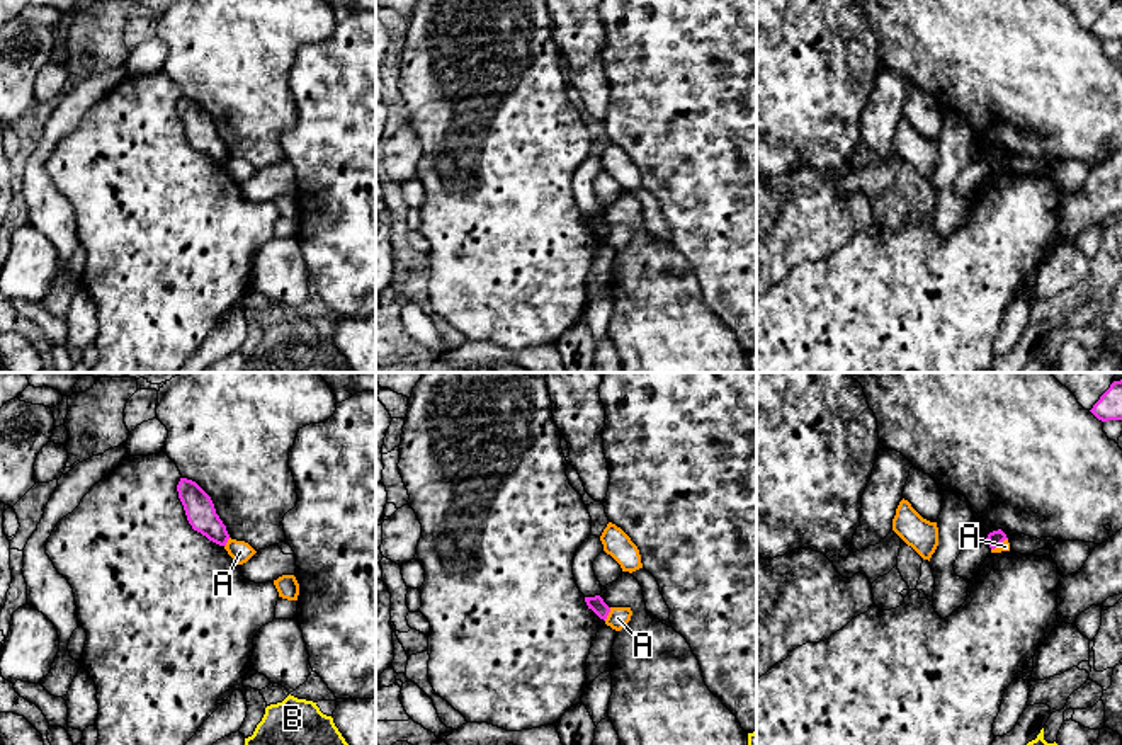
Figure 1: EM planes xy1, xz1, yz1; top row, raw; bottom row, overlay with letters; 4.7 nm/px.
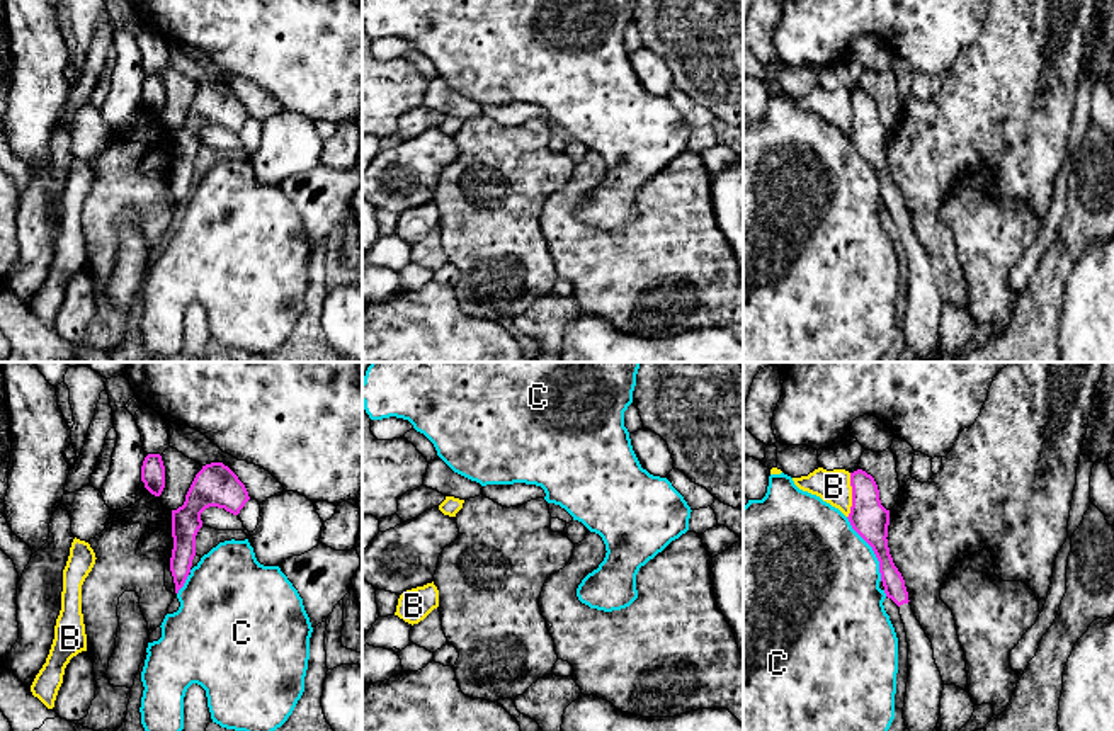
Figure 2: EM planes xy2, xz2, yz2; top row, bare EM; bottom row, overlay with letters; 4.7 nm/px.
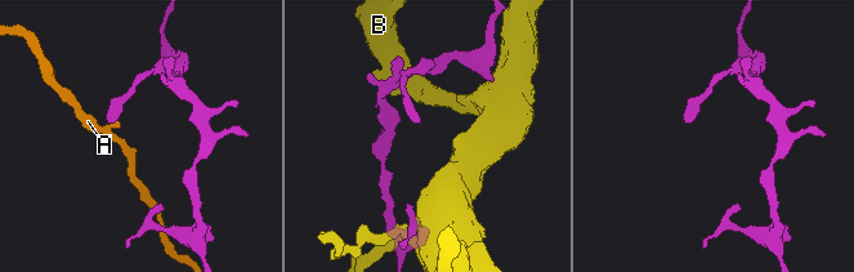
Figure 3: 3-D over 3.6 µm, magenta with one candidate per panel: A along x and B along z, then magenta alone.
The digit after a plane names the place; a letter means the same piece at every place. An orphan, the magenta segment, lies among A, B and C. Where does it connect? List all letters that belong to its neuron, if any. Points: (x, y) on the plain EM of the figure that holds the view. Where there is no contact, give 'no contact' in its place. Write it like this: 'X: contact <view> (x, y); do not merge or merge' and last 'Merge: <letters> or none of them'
A: contact xz1 (607, 233); do not merge
B: contact yz2 (852, 114); do not merge
C: contact yz2 (873, 169); do not merge
Merge: none of them

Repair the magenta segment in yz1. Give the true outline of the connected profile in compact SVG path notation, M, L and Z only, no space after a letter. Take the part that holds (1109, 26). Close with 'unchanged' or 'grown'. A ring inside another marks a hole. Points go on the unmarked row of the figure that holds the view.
M1114 0L1090 31L1102 41L1122 39L1122 0Z; unchanged

